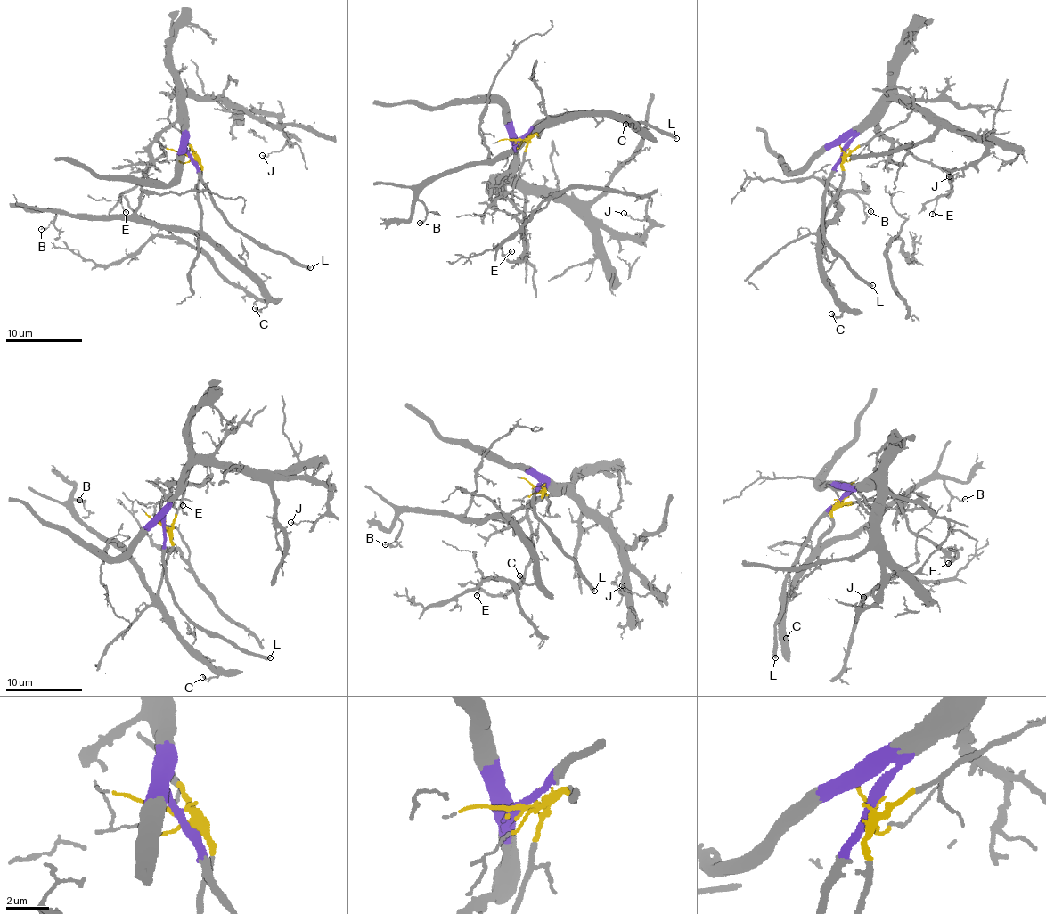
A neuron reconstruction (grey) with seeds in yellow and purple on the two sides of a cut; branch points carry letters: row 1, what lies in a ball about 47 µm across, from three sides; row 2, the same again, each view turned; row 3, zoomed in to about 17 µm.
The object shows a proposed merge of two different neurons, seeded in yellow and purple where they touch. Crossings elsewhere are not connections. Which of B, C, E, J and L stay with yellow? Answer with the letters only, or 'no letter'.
B, C

